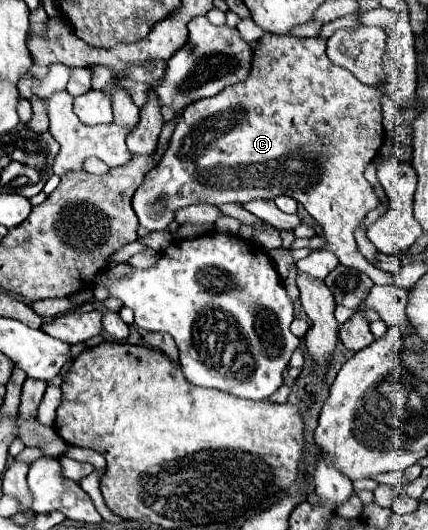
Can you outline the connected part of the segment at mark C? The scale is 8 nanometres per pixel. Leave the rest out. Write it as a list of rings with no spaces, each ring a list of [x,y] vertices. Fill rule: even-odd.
[[[264,34],[260,40],[258,40],[258,46],[256,46],[256,52],[254,52],[254,60],[252,60],[252,70],[250,70],[250,76],[246,82],[240,82],[240,84],[234,84],[226,90],[222,90],[218,96],[212,96],[212,98],[206,98],[206,100],[198,100],[194,104],[190,104],[176,128],[174,128],[174,134],[172,134],[172,140],[170,140],[170,146],[164,154],[164,158],[160,160],[160,164],[156,168],[152,168],[142,186],[136,190],[134,198],[132,198],[132,208],[140,220],[140,226],[144,226],[146,230],[154,232],[154,230],[166,230],[170,226],[170,222],[174,220],[174,212],[182,206],[190,206],[190,204],[224,204],[224,202],[238,202],[238,204],[246,204],[248,200],[274,200],[276,196],[290,196],[294,198],[296,202],[304,204],[304,208],[308,210],[308,214],[324,228],[322,236],[326,238],[328,246],[326,250],[334,252],[340,260],[342,266],[348,266],[348,268],[358,268],[360,272],[368,274],[368,278],[374,282],[374,284],[392,284],[394,278],[392,274],[388,272],[382,272],[378,268],[374,268],[360,252],[358,252],[358,246],[356,246],[356,240],[354,240],[354,228],[360,224],[360,220],[370,212],[374,210],[378,204],[380,204],[380,198],[376,196],[372,184],[364,178],[364,170],[366,166],[378,156],[378,150],[380,146],[384,144],[384,138],[386,138],[386,132],[384,132],[384,126],[382,126],[382,104],[380,104],[380,96],[382,96],[382,90],[378,86],[366,86],[362,84],[354,74],[346,72],[344,68],[338,68],[336,64],[330,62],[330,58],[326,56],[326,40],[324,38],[298,38],[298,36],[280,36],[280,34]]]

